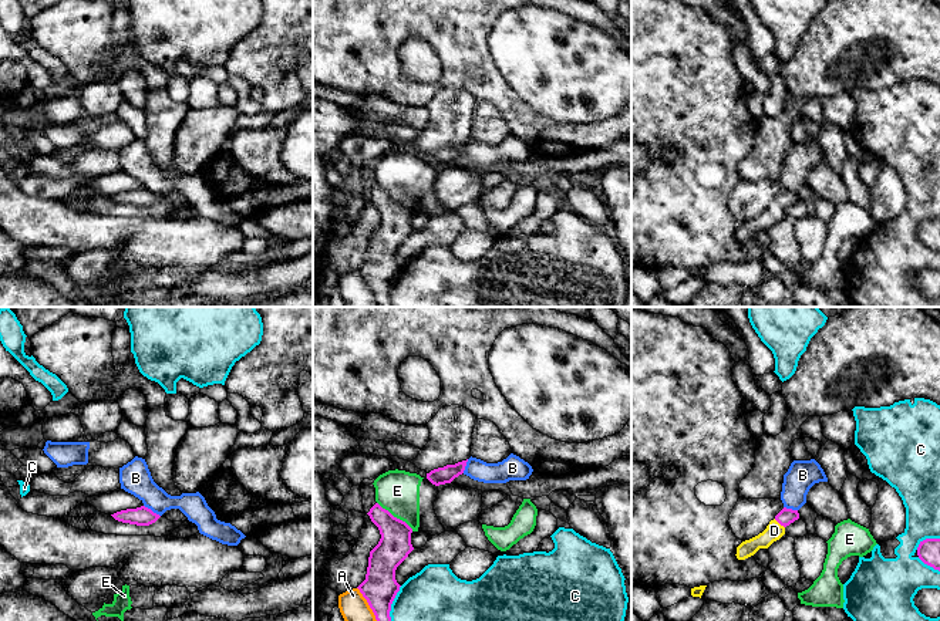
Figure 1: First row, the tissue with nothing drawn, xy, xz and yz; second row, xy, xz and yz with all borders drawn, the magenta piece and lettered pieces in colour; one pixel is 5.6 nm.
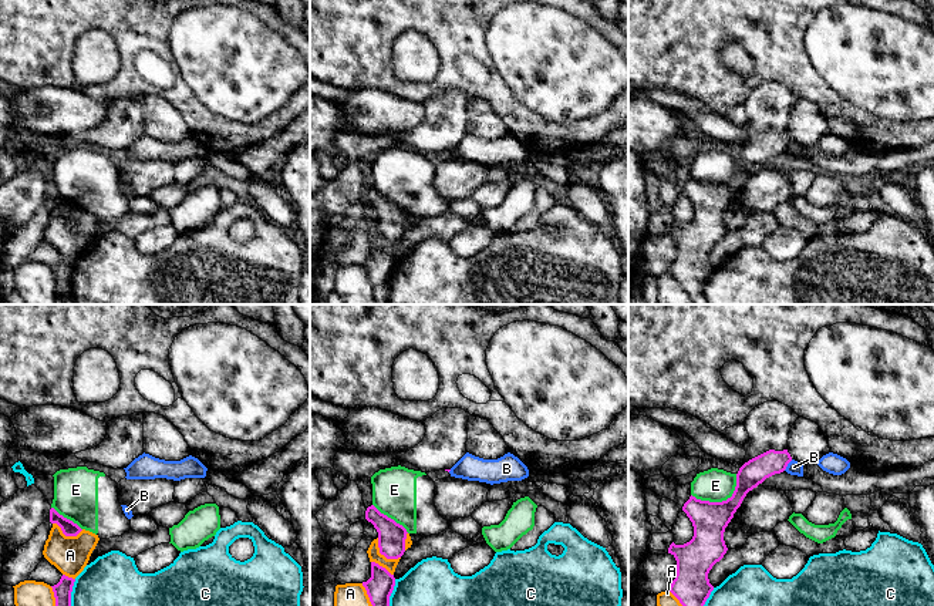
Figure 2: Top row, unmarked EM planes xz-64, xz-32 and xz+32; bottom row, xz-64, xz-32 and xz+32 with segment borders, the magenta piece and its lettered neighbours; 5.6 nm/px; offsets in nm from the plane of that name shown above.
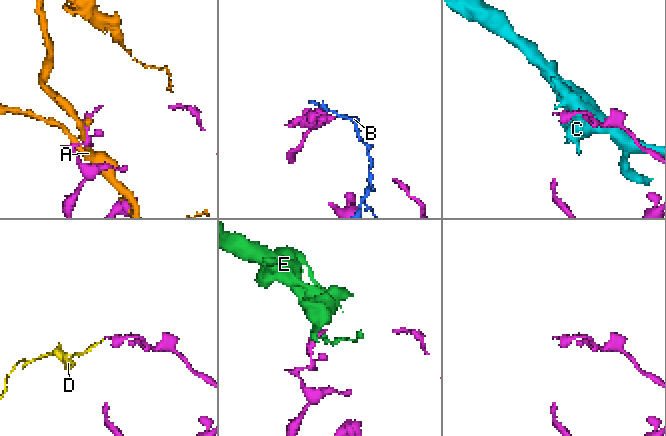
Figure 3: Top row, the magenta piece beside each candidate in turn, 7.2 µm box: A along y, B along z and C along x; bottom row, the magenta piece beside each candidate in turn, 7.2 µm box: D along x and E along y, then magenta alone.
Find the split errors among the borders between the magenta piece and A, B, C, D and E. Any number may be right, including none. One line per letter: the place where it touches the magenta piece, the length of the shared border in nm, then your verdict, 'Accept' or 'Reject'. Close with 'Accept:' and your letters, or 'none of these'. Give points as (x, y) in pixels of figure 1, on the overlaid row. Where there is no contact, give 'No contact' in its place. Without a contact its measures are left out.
A: Touches magenta at xz (369, 604). Shared border 220 nm. Reject
B: Touches magenta at xy (151, 510). Shared border 120 nm. Reject
C: Touches magenta at xz (391, 603). Shared border 220 nm. Reject
D: Touches magenta at yz (780, 523). Shared border 80 nm. Accept
E: Touches magenta at xz (396, 517). Shared border 260 nm. Reject
Accept: D

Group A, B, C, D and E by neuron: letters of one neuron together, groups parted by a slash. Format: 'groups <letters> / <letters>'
groups A / B / C / D / E

